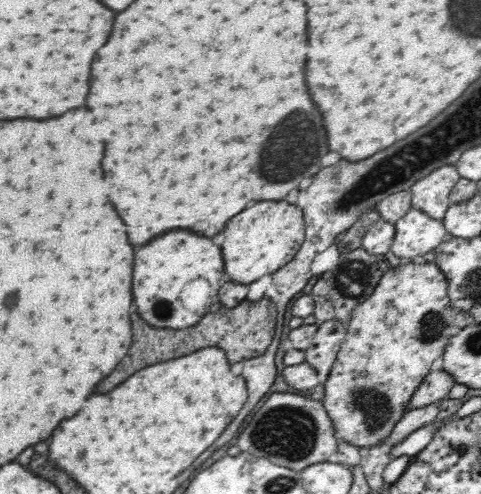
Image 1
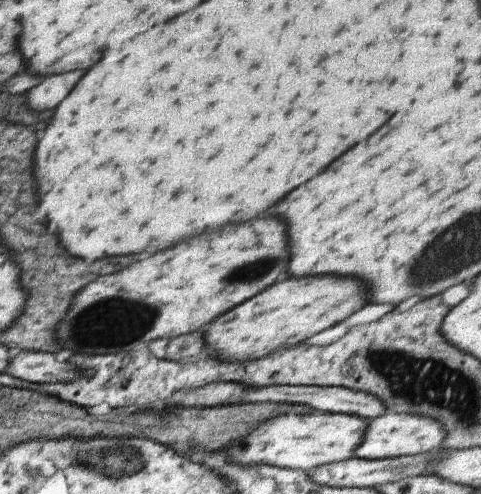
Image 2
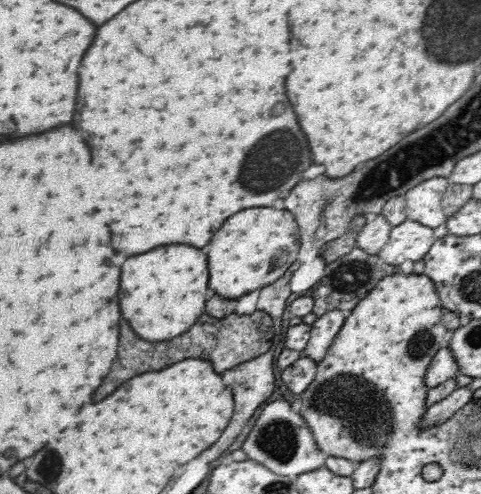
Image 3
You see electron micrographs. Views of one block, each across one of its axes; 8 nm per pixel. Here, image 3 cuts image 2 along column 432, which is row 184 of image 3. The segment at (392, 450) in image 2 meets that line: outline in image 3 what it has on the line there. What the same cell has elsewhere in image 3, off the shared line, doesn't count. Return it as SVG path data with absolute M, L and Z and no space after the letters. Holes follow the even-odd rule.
M432 178L426 182L420 182L412 190L406 192L406 210L408 218L420 222L428 228L438 228L448 218L442 208L444 194L450 186L450 180L446 178Z

